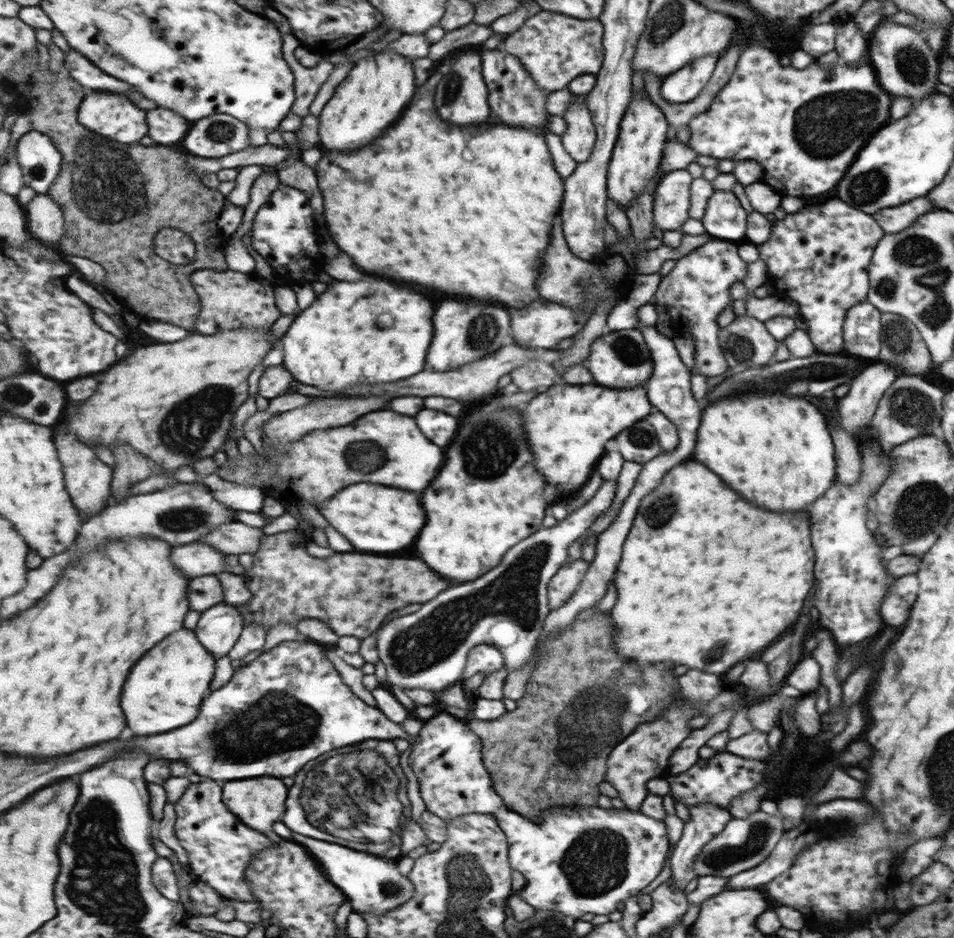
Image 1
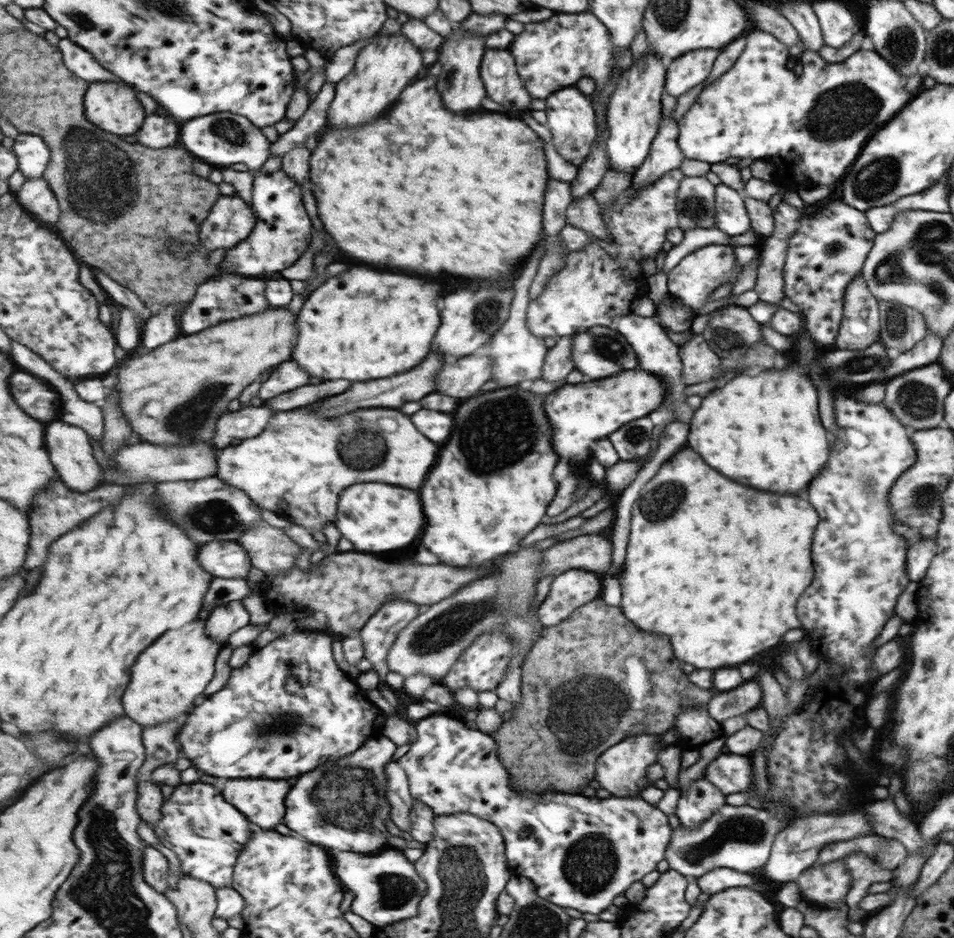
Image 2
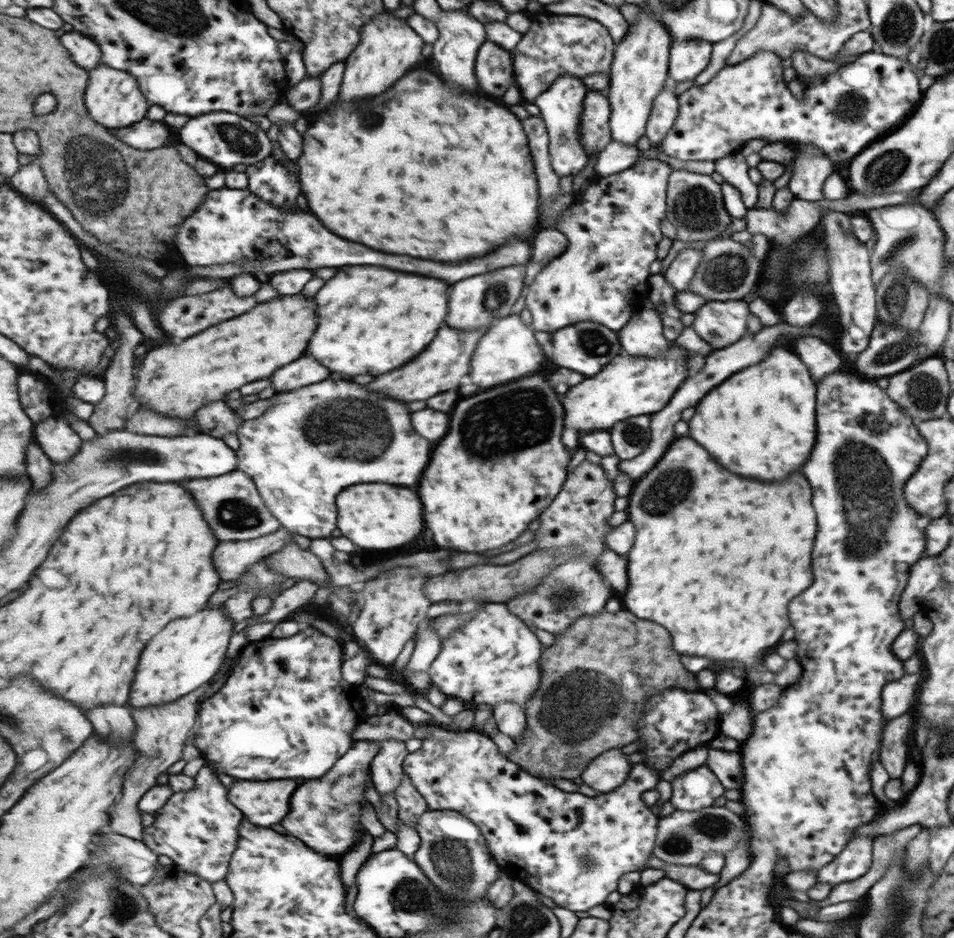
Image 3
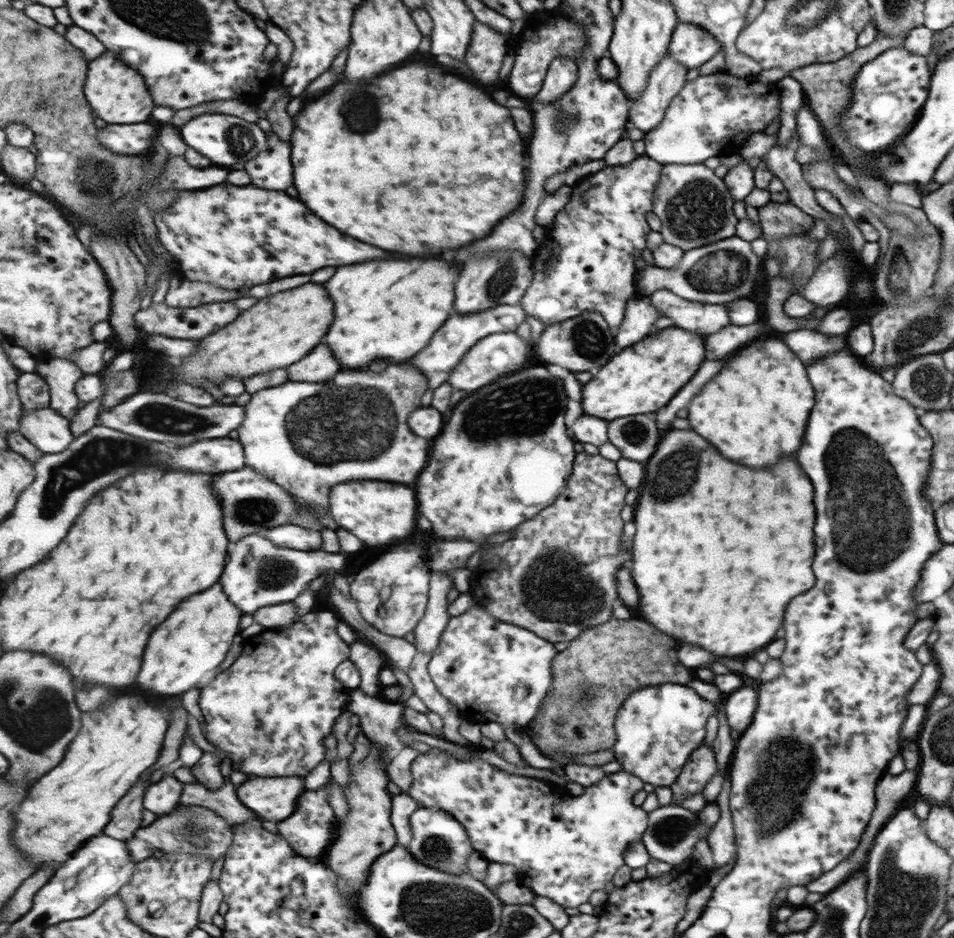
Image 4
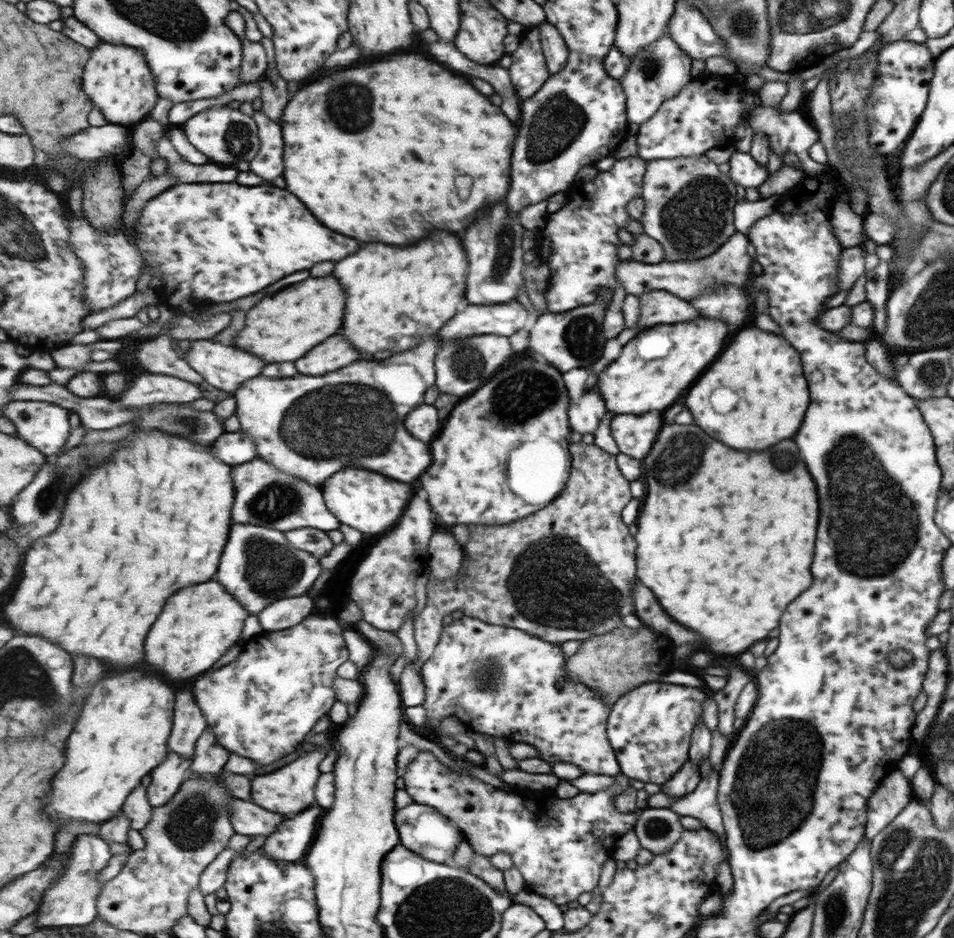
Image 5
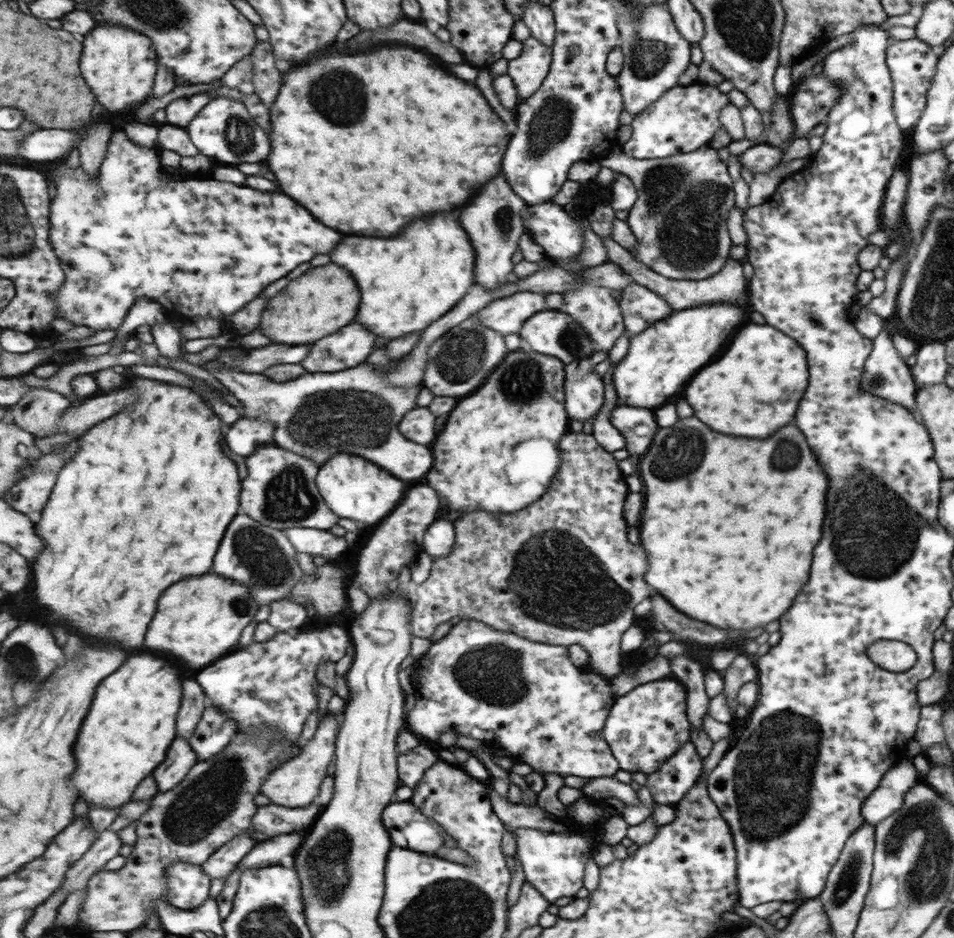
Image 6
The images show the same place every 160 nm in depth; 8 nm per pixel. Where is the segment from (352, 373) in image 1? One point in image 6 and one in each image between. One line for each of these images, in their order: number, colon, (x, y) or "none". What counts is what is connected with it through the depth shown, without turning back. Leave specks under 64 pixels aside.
2: (365, 324)
3: (372, 319)
4: (390, 309)
5: (398, 297)
6: (407, 284)

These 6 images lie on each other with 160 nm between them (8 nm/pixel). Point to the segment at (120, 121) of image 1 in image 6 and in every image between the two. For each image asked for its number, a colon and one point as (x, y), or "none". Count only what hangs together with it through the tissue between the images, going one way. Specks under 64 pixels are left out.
2: (114, 106)
3: (114, 98)
4: (117, 93)
5: (119, 79)
6: (120, 64)

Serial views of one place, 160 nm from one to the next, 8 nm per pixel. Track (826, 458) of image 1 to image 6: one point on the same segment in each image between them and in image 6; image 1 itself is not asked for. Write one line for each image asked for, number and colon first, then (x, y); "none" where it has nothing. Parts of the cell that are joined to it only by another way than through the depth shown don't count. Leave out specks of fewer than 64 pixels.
2: (763, 431)
3: (760, 422)
4: (755, 409)
5: (762, 370)
6: (753, 389)

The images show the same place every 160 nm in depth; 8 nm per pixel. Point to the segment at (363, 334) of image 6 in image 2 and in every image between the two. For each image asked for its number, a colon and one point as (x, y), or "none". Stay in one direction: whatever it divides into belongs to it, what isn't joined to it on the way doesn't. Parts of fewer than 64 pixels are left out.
2: (288, 376)
3: (306, 371)
4: (320, 365)
5: (337, 352)

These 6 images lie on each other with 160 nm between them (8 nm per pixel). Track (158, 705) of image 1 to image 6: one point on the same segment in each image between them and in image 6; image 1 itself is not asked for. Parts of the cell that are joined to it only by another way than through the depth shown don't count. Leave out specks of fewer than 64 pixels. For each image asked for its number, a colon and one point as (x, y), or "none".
2: (170, 676)
3: (189, 653)
4: (195, 640)
5: (199, 626)
6: (201, 619)

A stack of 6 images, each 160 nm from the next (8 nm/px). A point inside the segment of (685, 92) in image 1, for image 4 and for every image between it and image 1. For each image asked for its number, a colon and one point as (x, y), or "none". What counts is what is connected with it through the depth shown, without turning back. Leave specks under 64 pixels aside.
2: (688, 70)
3: (688, 58)
4: (691, 46)

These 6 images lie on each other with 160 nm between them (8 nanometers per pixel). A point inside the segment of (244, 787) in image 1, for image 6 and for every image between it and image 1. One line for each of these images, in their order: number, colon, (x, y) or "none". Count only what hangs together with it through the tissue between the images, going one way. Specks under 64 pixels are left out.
2: (263, 801)
3: (265, 803)
4: (273, 798)
5: (291, 790)
6: (297, 784)

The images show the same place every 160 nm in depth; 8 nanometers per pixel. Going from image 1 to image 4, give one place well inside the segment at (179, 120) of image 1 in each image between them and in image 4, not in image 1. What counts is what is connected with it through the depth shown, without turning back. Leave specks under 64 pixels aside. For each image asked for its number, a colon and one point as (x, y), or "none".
2: (157, 132)
3: (146, 135)
4: (132, 139)

